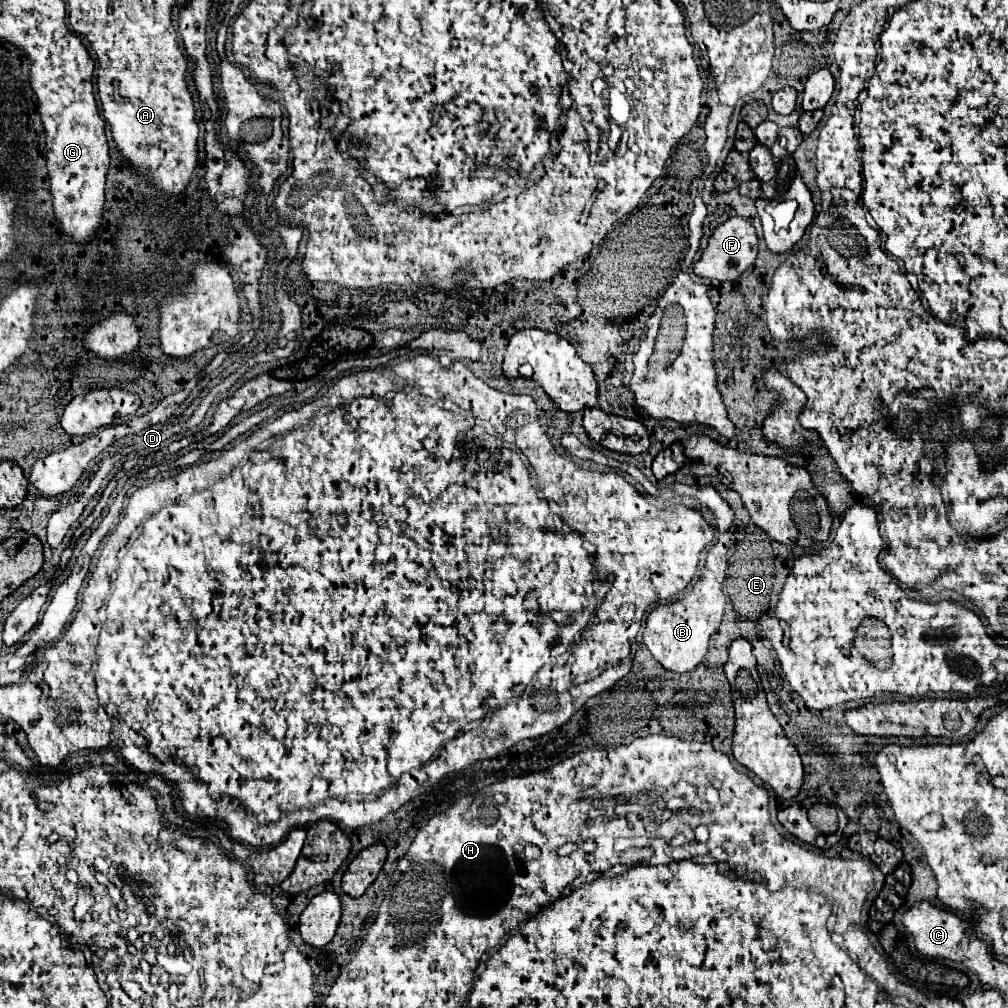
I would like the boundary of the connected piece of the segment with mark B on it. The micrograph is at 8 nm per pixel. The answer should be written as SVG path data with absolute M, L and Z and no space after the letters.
M725 543L719 549L717 547L711 549L711 553L707 555L707 565L703 567L701 577L697 579L693 589L673 603L657 605L645 621L643 641L649 647L651 655L667 671L687 673L704 661L709 646L707 641L719 629L719 623L721 623L723 611L725 611L725 601L727 601L727 597L721 589L721 583L725 577L725 557L723 555L725 555Z

